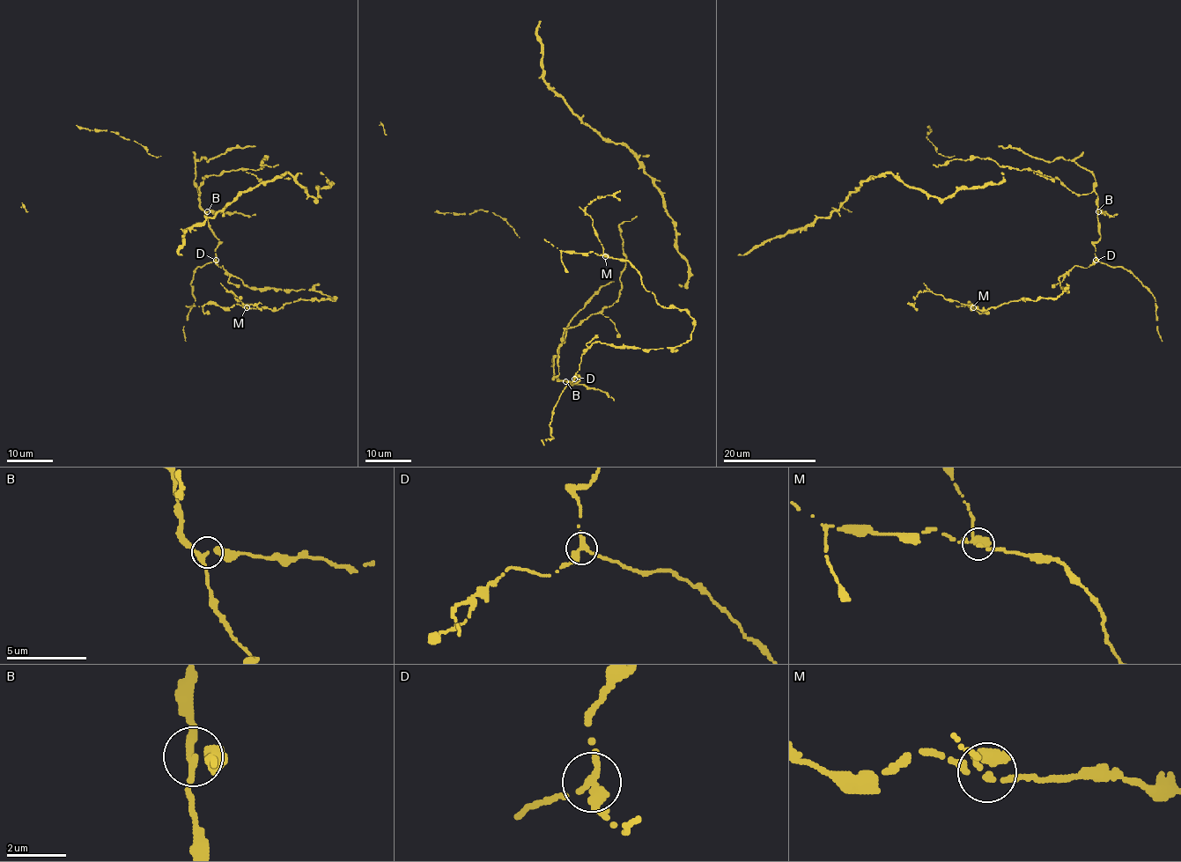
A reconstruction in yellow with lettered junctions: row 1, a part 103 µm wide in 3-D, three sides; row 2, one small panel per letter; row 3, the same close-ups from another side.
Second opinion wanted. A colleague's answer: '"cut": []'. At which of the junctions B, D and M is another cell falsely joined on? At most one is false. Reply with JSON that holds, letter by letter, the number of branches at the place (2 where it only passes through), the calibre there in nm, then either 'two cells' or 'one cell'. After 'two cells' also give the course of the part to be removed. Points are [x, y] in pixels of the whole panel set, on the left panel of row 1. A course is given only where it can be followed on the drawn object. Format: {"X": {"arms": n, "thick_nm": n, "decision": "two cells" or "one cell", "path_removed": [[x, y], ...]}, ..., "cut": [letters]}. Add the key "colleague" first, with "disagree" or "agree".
{"colleague": "disagree", "B": {"arms": 3, "thick_nm": 200, "decision": "one cell"}, "D": {"arms": 3, "thick_nm": 280, "decision": "one cell"}, "M": {"arms": 3, "thick_nm": 220, "decision": "two cells", "path_removed": [[247, 307], [227, 291], [232, 291], [247, 305], [256, 305], [262, 310]]}, "cut": ["M"]}

